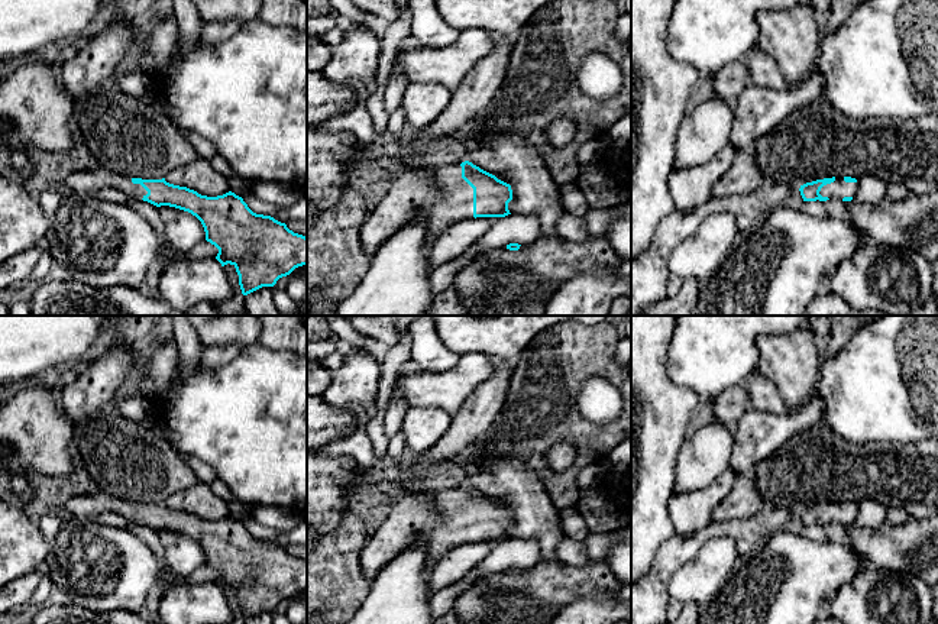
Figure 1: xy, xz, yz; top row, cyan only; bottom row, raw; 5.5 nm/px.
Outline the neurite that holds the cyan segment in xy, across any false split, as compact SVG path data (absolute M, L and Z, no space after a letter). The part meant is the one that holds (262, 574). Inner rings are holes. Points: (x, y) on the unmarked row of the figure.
M104 491L77 495L65 505L65 515L93 520L103 513L116 513L132 523L148 526L156 531L169 530L195 540L206 556L206 565L219 573L216 583L221 591L230 588L239 599L243 620L262 611L274 611L282 601L295 592L307 589L307 562L294 557L285 547L271 540L253 537L242 521L229 515L223 520L207 521L187 511L174 510L162 504L142 504L120 499Z

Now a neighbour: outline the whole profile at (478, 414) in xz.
M499 356L488 359L494 368L491 378L468 397L453 414L447 431L431 449L418 456L408 456L402 479L423 482L437 463L456 459L495 424L508 395L515 361Z

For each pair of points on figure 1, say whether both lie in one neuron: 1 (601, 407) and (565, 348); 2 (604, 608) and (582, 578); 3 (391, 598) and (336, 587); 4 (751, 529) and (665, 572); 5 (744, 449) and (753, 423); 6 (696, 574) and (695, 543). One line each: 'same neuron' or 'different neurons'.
1: different neurons
2: different neurons
3: different neurons
4: same neuron
5: same neuron
6: different neurons

